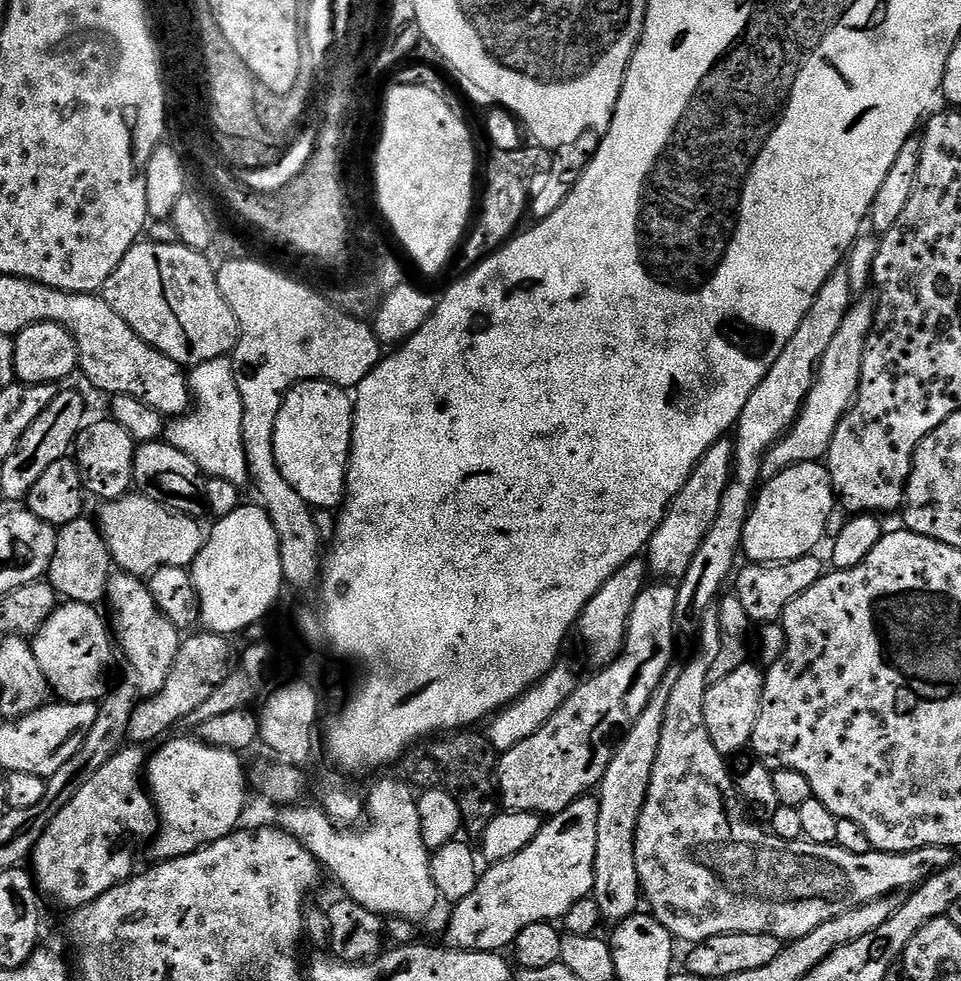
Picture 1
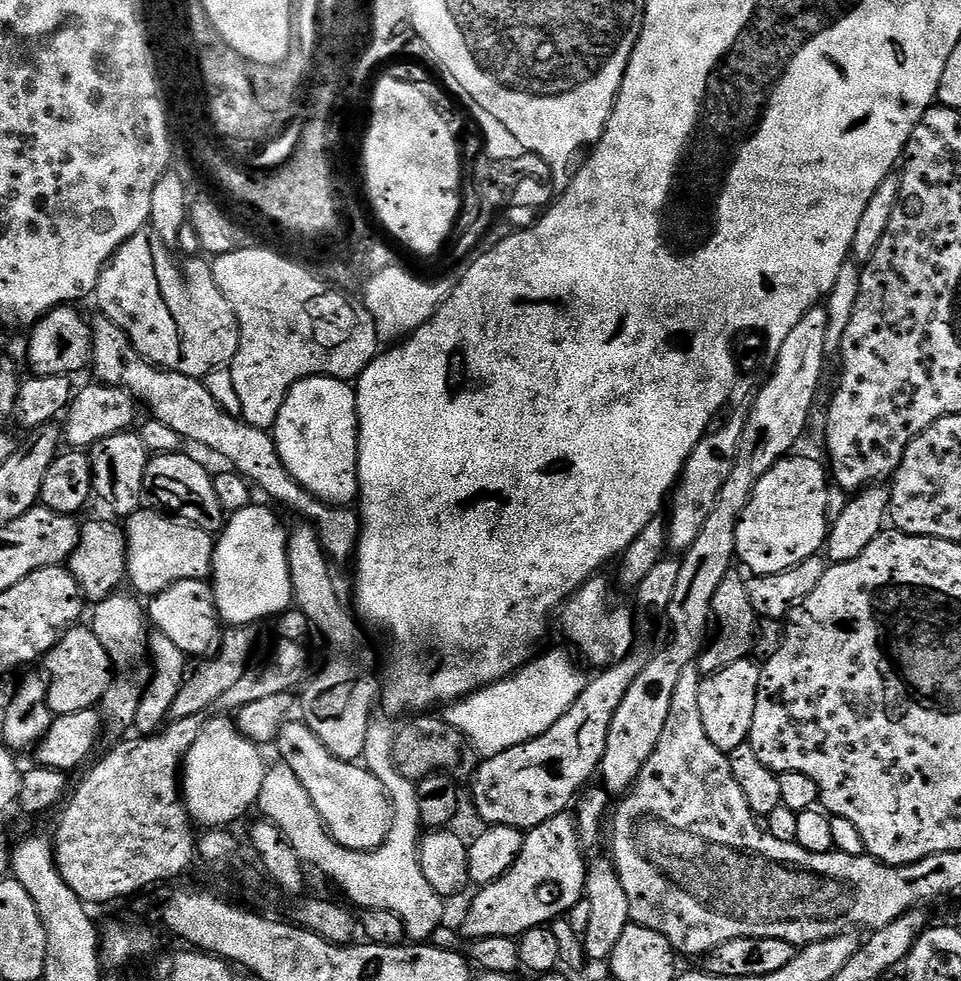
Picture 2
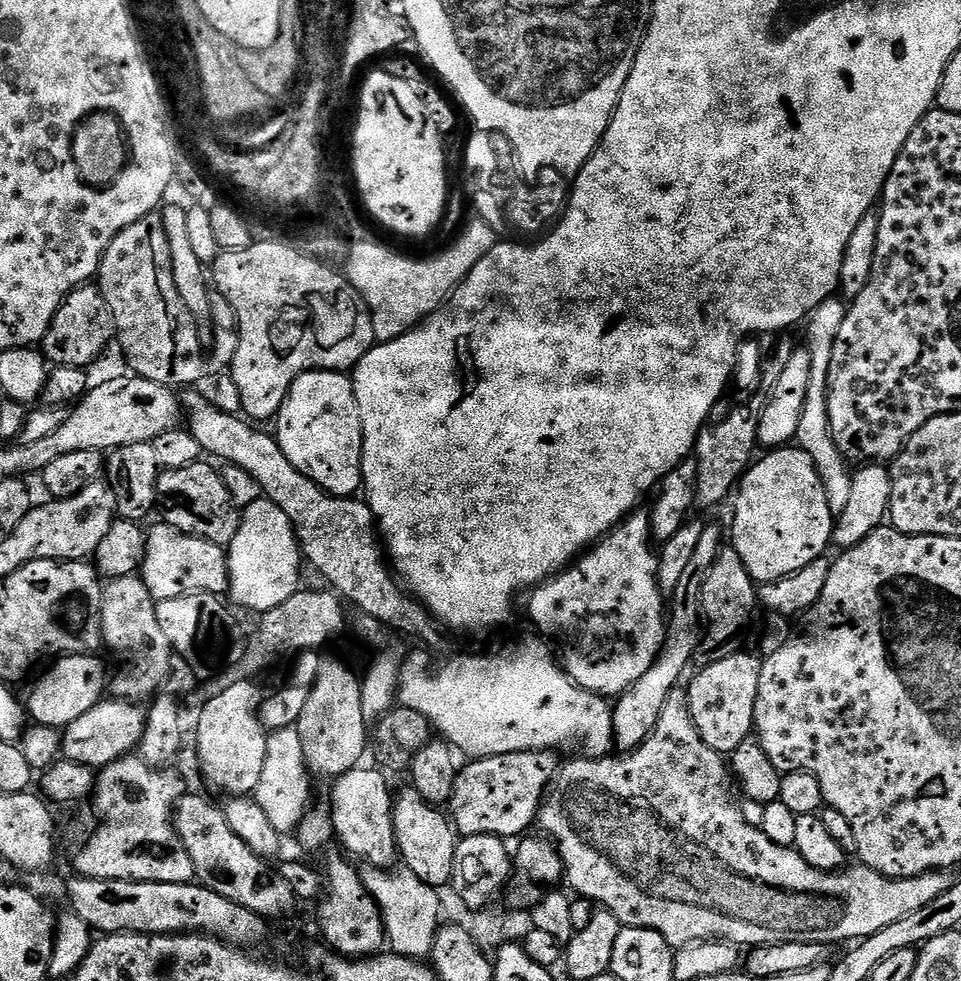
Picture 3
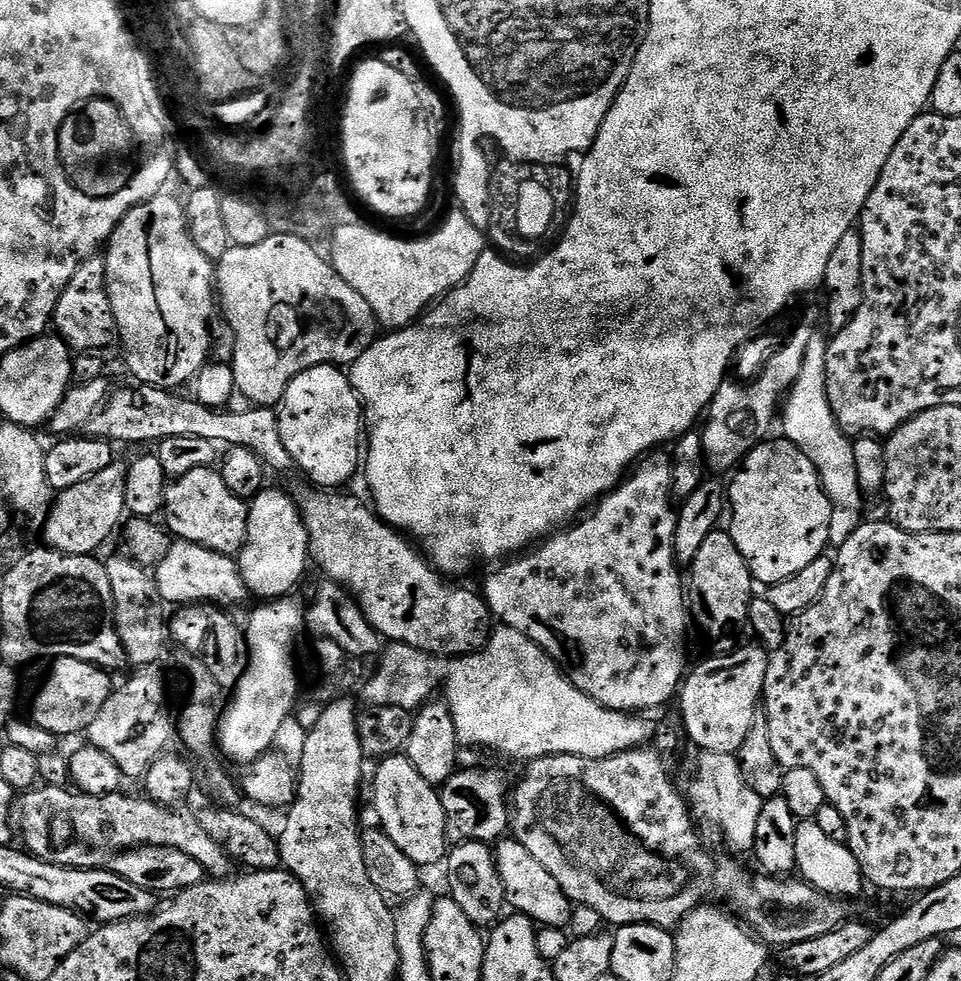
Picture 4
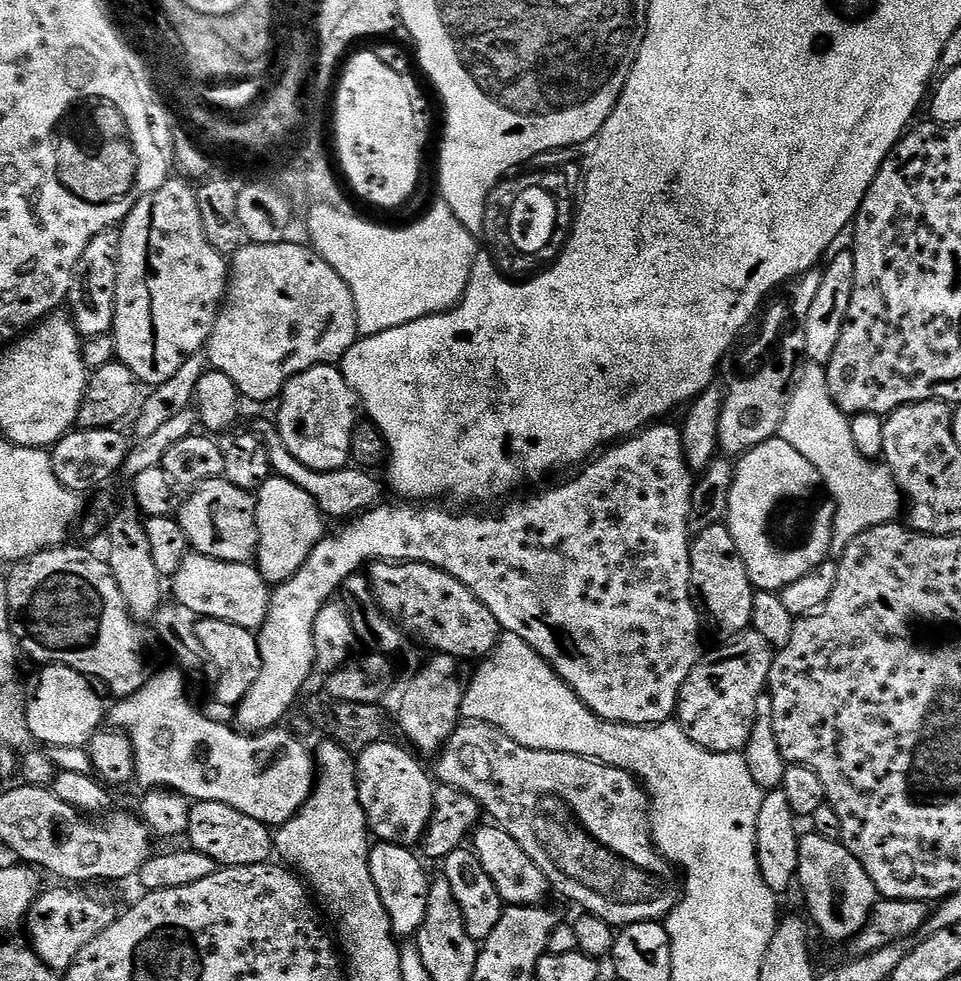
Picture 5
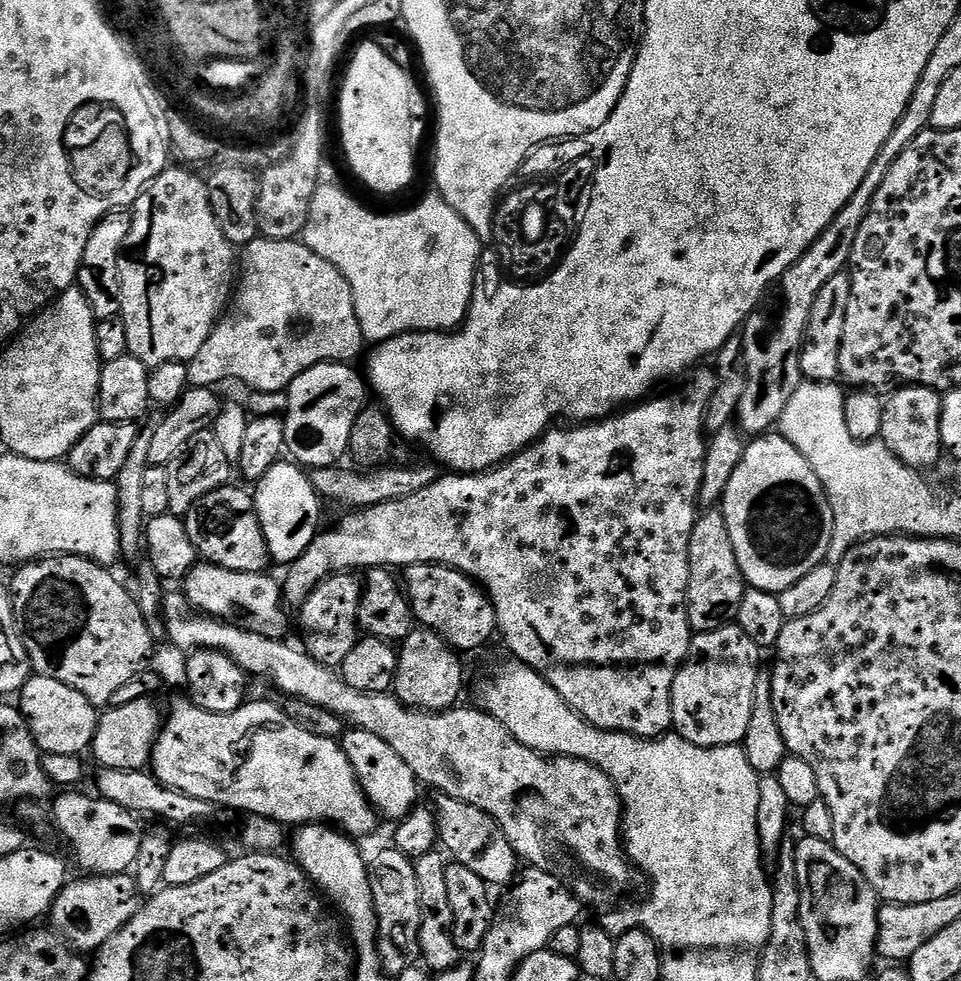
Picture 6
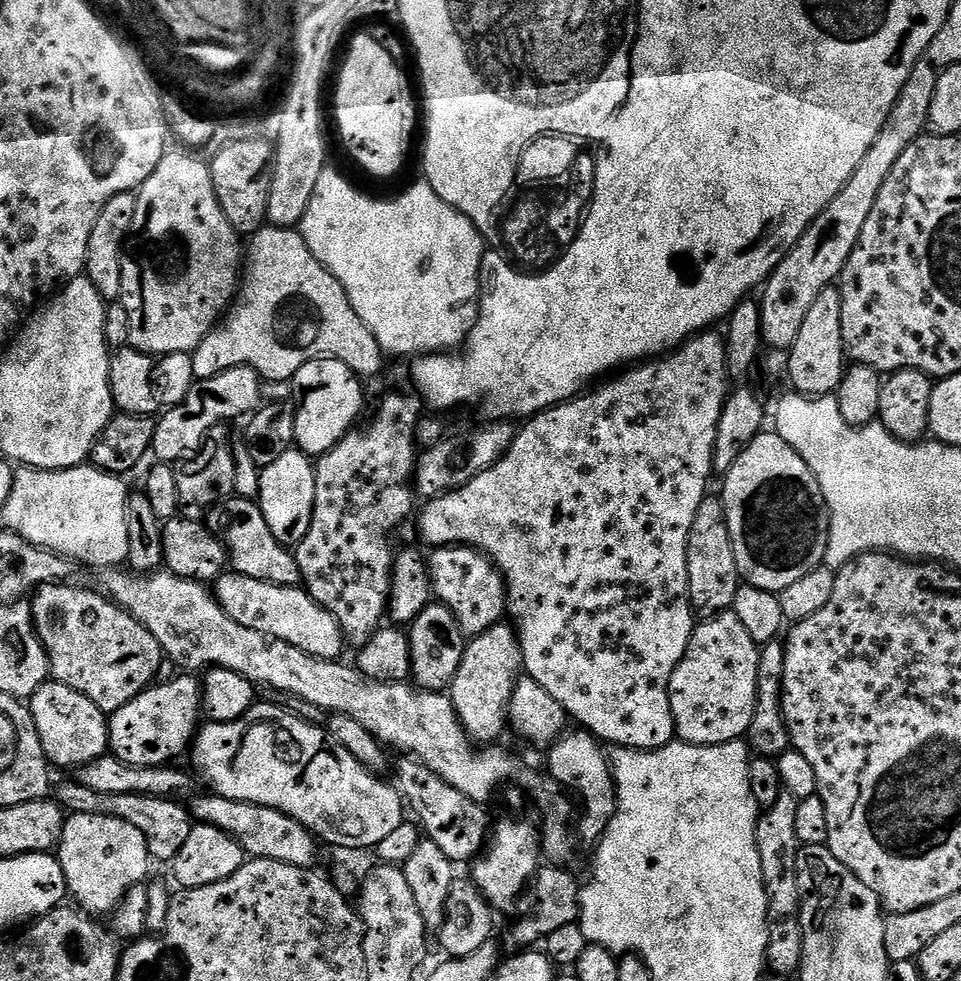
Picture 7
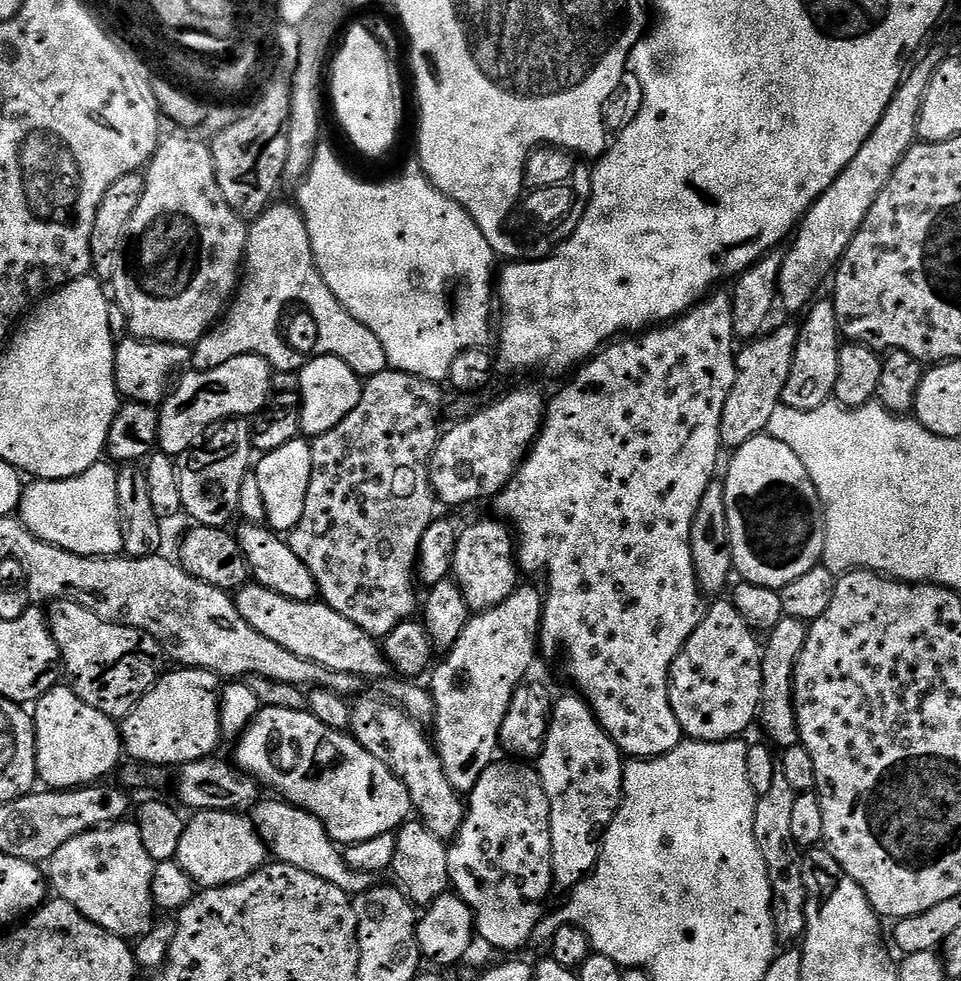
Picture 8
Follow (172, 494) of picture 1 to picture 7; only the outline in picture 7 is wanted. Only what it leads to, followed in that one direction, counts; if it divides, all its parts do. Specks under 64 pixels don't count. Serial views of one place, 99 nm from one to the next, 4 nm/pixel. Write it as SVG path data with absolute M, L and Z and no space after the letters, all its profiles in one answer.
M233 494L227 500L219 500L207 509L206 516L206 527L224 543L231 571L246 574L246 578L270 582L274 586L295 588L301 583L295 555L286 545L278 542L274 534L270 534L270 526L266 526L266 518L255 499L244 499Z

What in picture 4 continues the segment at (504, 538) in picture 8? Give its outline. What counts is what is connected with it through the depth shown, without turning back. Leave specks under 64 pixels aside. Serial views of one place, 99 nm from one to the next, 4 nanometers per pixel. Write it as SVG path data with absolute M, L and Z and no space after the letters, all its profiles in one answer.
M308 482L303 483L290 488L290 495L300 507L300 516L308 531L311 563L315 567L317 564L325 572L323 575L327 579L341 584L355 596L368 621L376 627L385 641L409 644L411 648L449 658L469 656L471 652L478 652L487 644L494 627L494 617L479 591L455 588L451 579L437 572L397 529L391 524L385 524L358 497L343 496L343 491L340 490L325 490Z

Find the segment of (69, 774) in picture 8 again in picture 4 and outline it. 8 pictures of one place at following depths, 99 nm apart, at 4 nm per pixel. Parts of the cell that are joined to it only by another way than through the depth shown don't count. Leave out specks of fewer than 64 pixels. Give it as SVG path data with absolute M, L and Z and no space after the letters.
M57 656L51 661L52 669L32 704L30 720L42 730L49 731L59 738L72 736L75 732L87 733L88 727L98 718L102 706L111 698L114 683L107 671L90 662L78 658Z

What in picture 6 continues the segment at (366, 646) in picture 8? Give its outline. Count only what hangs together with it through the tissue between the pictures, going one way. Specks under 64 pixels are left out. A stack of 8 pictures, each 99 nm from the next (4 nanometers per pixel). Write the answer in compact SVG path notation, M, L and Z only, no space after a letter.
M198 562L184 577L182 591L197 613L266 638L284 640L287 637L288 616L284 613L286 601L282 595L282 584L272 574L226 570L217 564Z

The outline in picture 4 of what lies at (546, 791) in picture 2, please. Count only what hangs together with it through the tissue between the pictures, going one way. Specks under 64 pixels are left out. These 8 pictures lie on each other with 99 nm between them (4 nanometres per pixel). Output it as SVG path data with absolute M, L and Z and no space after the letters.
M468 768L458 770L445 782L439 785L442 798L442 810L446 810L446 834L453 845L478 842L489 846L495 845L510 828L510 784L496 768Z

